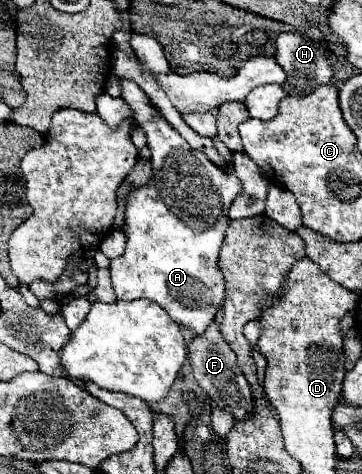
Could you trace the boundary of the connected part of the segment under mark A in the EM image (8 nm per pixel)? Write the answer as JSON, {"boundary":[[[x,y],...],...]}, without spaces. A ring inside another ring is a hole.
{"boundary":[[[122,80],[124,100],[130,104],[136,122],[144,128],[148,136],[148,146],[152,156],[158,156],[158,166],[154,166],[154,178],[158,178],[158,188],[154,184],[144,184],[128,194],[126,202],[126,252],[114,258],[110,264],[112,284],[118,300],[140,300],[148,298],[160,304],[174,322],[190,328],[194,334],[204,334],[206,326],[216,318],[218,308],[224,302],[224,280],[218,266],[218,250],[224,240],[224,230],[230,222],[228,208],[232,200],[240,194],[240,180],[234,172],[224,174],[214,166],[200,150],[190,148],[190,144],[150,106],[148,96],[130,80]]]}

